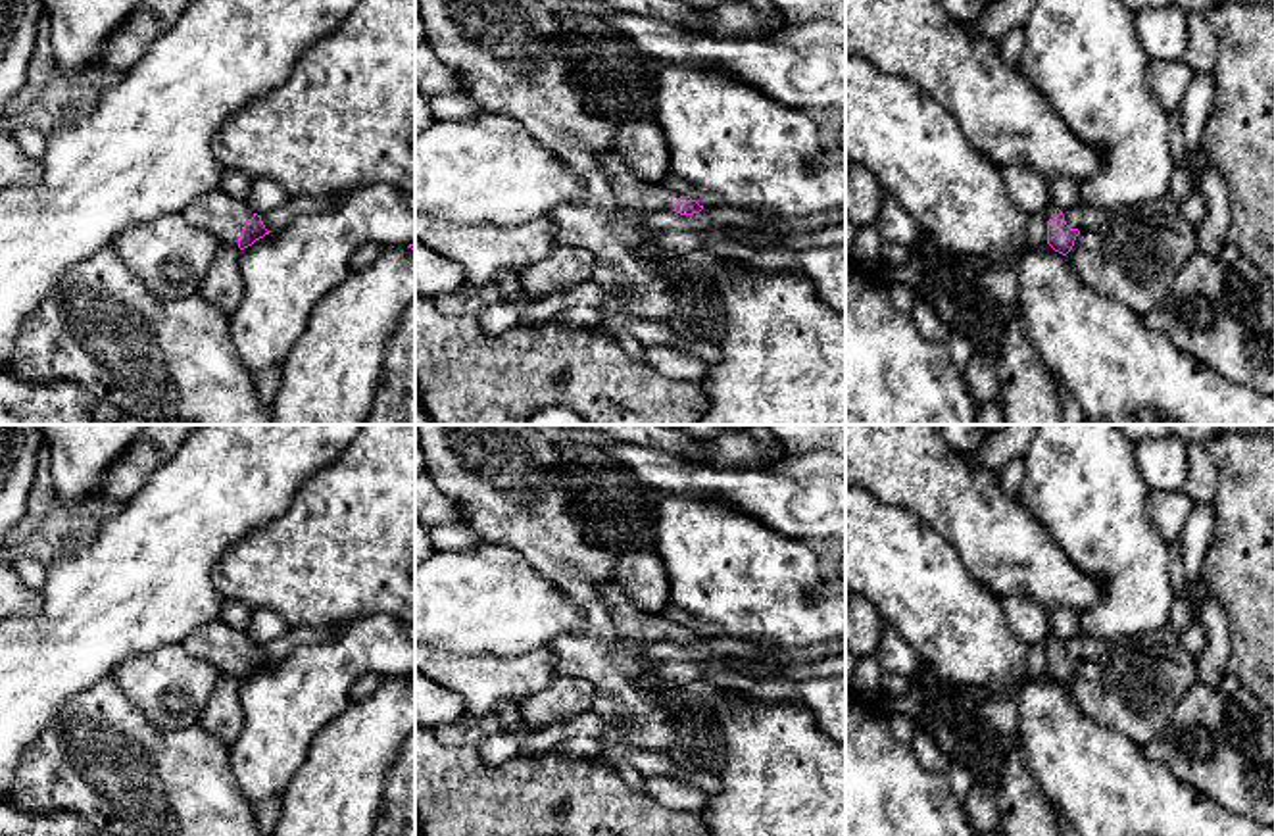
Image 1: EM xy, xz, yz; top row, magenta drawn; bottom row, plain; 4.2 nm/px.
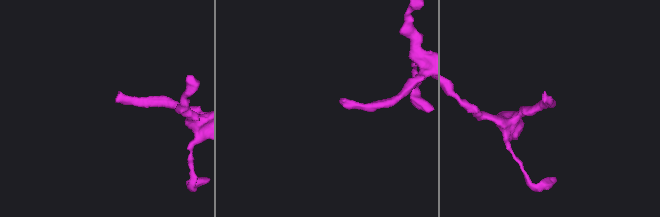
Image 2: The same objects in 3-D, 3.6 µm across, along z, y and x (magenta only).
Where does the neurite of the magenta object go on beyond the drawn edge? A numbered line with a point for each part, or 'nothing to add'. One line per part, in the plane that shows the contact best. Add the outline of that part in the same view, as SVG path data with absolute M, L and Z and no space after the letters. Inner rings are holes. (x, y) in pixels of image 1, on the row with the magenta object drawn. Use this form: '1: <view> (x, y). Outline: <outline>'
1: xy (220, 214). Outline: M215 190L186 206L181 215L194 227L209 231L221 242L238 246L238 236L254 209L223 190Z

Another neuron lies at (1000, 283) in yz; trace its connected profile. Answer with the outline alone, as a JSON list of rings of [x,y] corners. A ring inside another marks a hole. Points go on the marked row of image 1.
[[[1017,263],[988,265],[978,277],[978,286],[988,298],[1015,307],[1018,298]]]

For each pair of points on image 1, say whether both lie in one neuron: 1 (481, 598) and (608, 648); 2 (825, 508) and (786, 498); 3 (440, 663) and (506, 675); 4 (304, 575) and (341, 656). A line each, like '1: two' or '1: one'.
1: two
2: one
3: one
4: two

